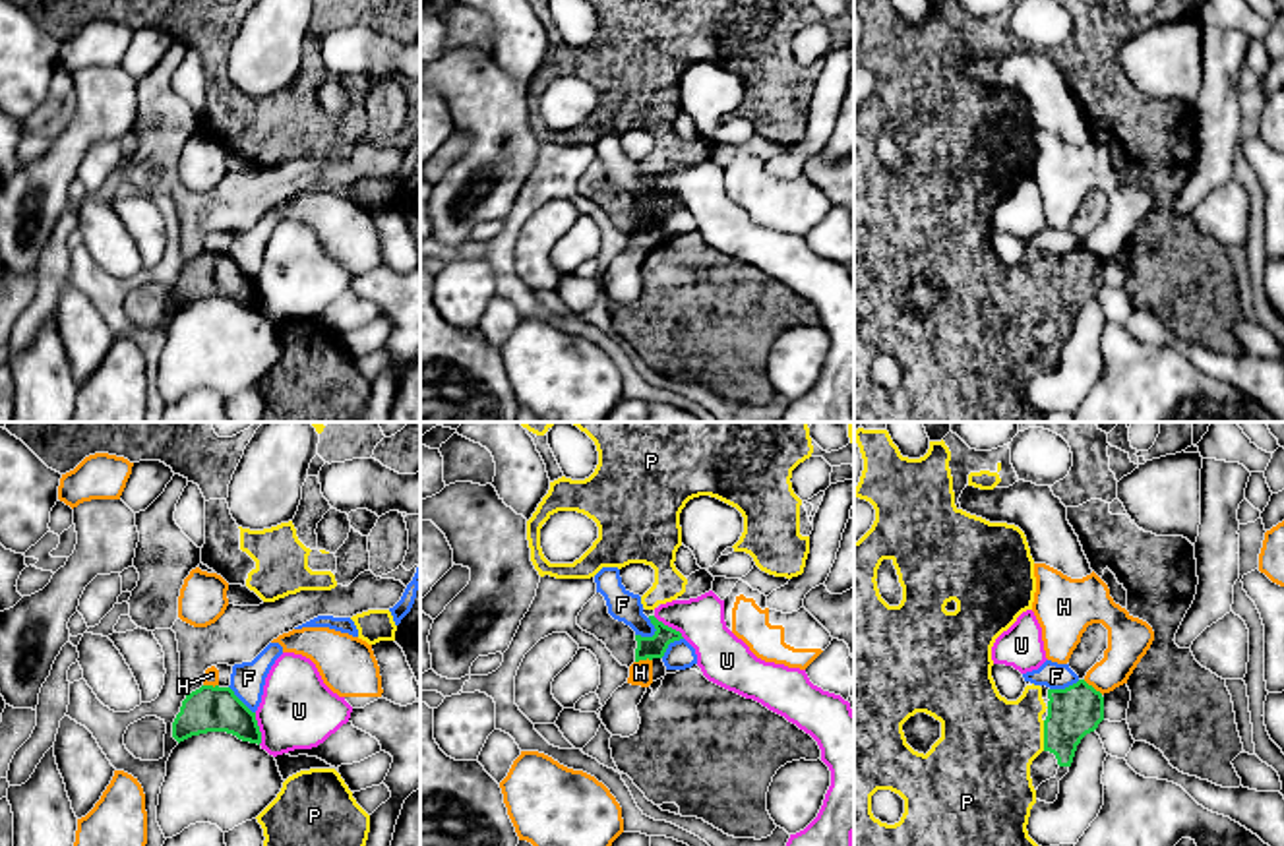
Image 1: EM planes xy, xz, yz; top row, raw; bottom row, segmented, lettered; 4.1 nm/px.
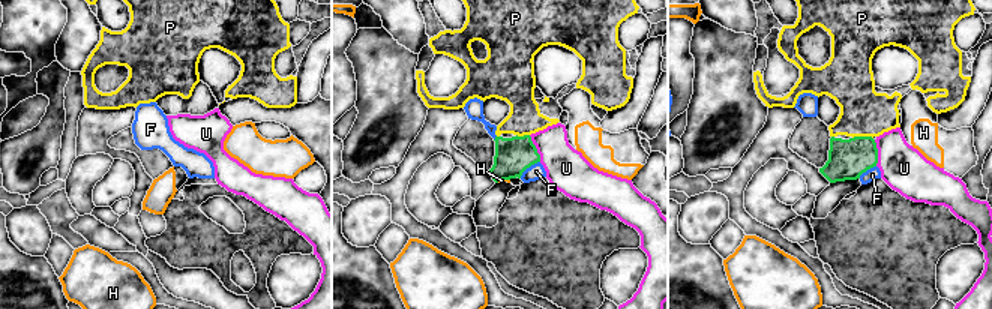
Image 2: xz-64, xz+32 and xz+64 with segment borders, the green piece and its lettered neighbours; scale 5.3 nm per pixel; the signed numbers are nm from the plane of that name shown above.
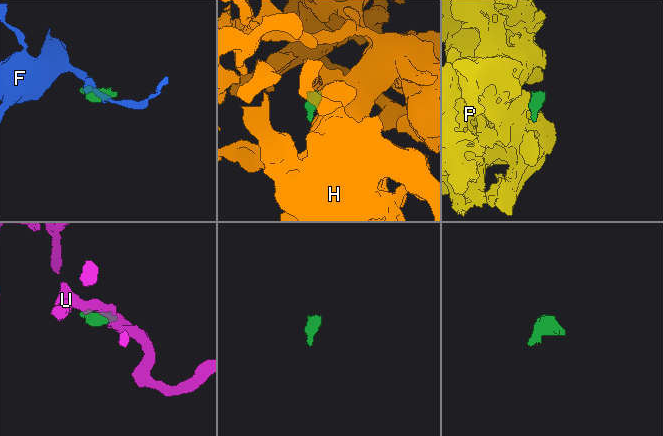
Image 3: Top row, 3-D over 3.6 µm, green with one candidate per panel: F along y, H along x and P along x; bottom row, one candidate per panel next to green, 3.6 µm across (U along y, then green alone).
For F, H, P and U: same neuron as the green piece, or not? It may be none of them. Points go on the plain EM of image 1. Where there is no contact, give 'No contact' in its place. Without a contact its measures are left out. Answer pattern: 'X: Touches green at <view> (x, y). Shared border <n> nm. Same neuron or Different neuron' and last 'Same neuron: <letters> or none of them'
F: Touches green at xz (653, 202). Shared border 100 nm. Different neuron
H: Touches green at yz (1091, 252). Shared border 110 nm. Different neuron
P: Touches green at yz (1044, 302). Shared border 130 nm. Same neuron
U: Touches green at xy (258, 295). Shared border 140 nm. Different neuron
Same neuron: P

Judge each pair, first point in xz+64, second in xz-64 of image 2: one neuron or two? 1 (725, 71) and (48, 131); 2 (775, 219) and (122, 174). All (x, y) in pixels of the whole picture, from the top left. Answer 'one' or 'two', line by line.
1: one
2: two

